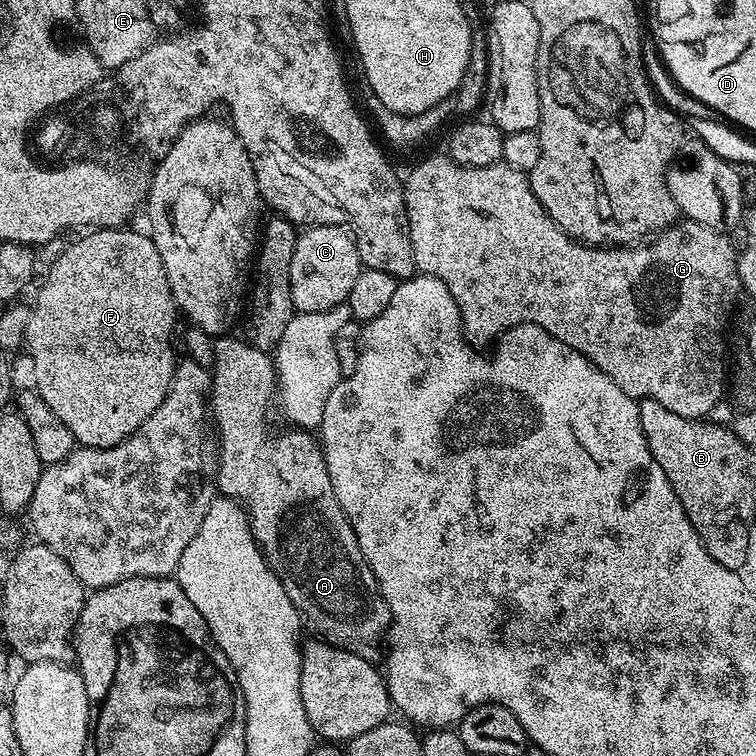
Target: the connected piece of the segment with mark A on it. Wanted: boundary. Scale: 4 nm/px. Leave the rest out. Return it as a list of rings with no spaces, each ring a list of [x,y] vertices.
[[[224,334],[215,341],[216,359],[210,368],[210,416],[216,419],[216,428],[220,431],[220,469],[216,472],[215,487],[220,487],[219,495],[229,500],[235,500],[237,504],[243,506],[252,526],[252,537],[256,539],[256,544],[260,548],[260,553],[264,555],[265,562],[274,570],[278,582],[282,582],[282,590],[286,590],[286,598],[300,611],[300,619],[319,639],[325,640],[328,644],[337,644],[342,650],[350,650],[350,654],[358,654],[358,658],[379,661],[382,656],[382,645],[386,640],[386,633],[392,625],[392,615],[386,606],[386,602],[380,593],[378,582],[358,546],[358,538],[350,526],[350,522],[344,513],[344,507],[338,502],[334,494],[334,486],[330,486],[330,474],[326,470],[324,461],[324,449],[320,447],[317,437],[308,430],[288,430],[292,432],[275,432],[268,425],[268,407],[273,407],[276,390],[276,365],[273,357],[267,351],[256,348],[248,341],[236,334]]]

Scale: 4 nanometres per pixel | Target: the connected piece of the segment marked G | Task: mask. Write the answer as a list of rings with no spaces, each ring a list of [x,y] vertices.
[[[447,155],[428,156],[412,173],[404,185],[404,211],[408,217],[408,233],[412,243],[412,253],[416,263],[416,272],[438,278],[446,290],[454,294],[454,302],[462,312],[462,318],[467,329],[471,329],[472,337],[483,341],[489,335],[495,335],[501,328],[508,324],[519,323],[537,324],[542,326],[554,338],[566,342],[578,354],[582,354],[598,370],[602,370],[615,384],[638,402],[641,400],[656,400],[666,410],[678,414],[682,418],[703,420],[711,417],[714,406],[713,400],[720,393],[721,364],[720,347],[716,343],[717,335],[722,334],[728,327],[728,315],[736,304],[736,295],[741,295],[738,266],[736,265],[737,249],[732,249],[732,244],[727,240],[723,231],[707,228],[685,219],[677,222],[671,228],[664,229],[651,242],[641,242],[635,246],[589,246],[581,244],[567,236],[546,214],[542,202],[534,198],[534,190],[530,186],[525,173],[514,170],[509,164],[491,164],[485,168],[464,168],[448,159]]]

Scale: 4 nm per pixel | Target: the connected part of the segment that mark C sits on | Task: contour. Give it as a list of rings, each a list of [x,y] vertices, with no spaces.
[[[318,224],[308,226],[297,235],[294,246],[294,258],[290,258],[290,298],[296,312],[321,312],[330,310],[334,306],[345,303],[354,286],[358,274],[362,270],[356,237],[348,231],[347,227],[338,224]]]

